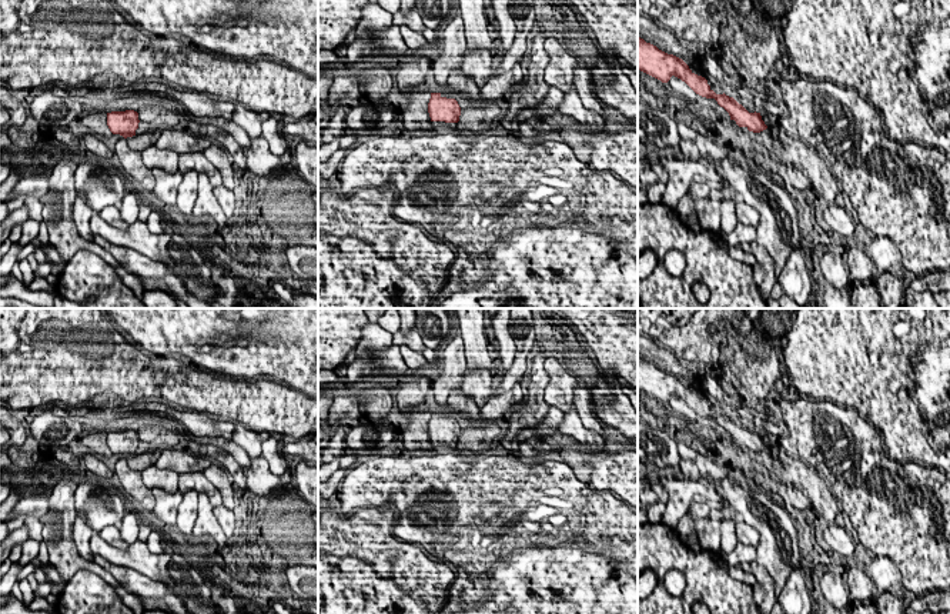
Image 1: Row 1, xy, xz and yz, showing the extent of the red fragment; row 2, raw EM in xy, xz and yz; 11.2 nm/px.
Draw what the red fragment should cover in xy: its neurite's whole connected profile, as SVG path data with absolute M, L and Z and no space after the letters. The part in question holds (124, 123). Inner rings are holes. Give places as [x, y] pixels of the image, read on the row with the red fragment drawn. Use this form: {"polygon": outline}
{"polygon": "M134 110L107 113L107 126L110 131L124 139L136 136L138 123L138 113Z"}

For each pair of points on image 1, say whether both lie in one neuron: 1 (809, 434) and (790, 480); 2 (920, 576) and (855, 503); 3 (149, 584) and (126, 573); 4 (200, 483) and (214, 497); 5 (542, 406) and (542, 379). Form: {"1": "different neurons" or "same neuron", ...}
{"1": "different neurons", "2": "same neuron", "3": "same neuron", "4": "same neuron", "5": "same neuron"}

